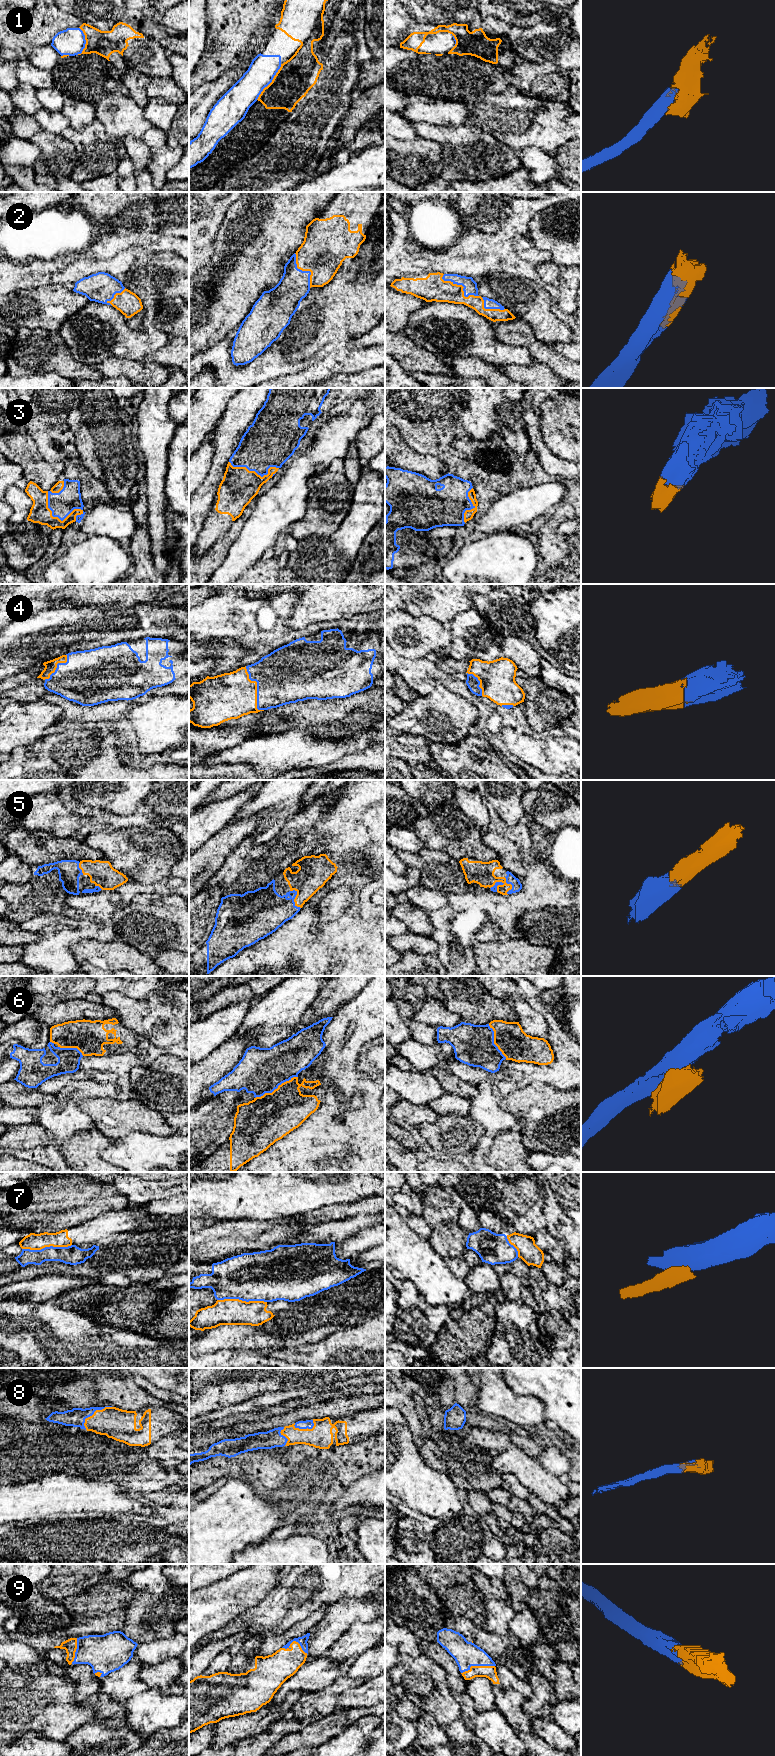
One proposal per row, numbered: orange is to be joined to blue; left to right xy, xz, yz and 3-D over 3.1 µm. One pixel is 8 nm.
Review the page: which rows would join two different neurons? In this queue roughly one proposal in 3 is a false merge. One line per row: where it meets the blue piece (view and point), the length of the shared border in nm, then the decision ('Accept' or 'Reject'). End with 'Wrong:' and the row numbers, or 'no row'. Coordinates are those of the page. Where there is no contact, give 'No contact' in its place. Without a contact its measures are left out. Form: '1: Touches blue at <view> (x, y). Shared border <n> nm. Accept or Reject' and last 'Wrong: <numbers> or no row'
1: Touches blue at xz (270, 82). Shared border 360 nm. Accept
2: Touches blue at yz (462, 285). Shared border 340 nm. Accept
3: Touches blue at xy (56, 516). Shared border 340 nm. Accept
4: Touches blue at xz (257, 689). Shared border 380 nm. Accept
5: Touches blue at yz (501, 882). Shared border 190 nm. Accept
6: Touches blue at xz (276, 1088). Shared border 380 nm. Reject
7: Touches blue at xy (46, 1247). Shared border 400 nm. Reject
8: Touches blue at xy (93, 1413). Shared border 280 nm. Accept
9: Touches blue at yz (477, 1665). Shared border 280 nm. Accept
Wrong: 6, 7

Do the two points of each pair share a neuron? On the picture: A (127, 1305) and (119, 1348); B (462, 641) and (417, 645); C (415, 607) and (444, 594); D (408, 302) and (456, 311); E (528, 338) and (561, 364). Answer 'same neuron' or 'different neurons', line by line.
A: different neurons
B: different neurons
C: same neuron
D: different neurons
E: same neuron

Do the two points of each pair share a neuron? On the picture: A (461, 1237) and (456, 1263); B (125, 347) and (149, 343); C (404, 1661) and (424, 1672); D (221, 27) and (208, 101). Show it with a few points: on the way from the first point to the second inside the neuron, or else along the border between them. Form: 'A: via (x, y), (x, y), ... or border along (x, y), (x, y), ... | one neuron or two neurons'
A: border along (462, 1257), (446, 1257), (444, 1259) | two neurons
B: via (131, 344), (143, 343) | one neuron
C: via (409, 1666), (415, 1672), (419, 1672) | one neuron
D: border along (230, 68), (216, 80), (204, 83), (199, 87) | two neurons

